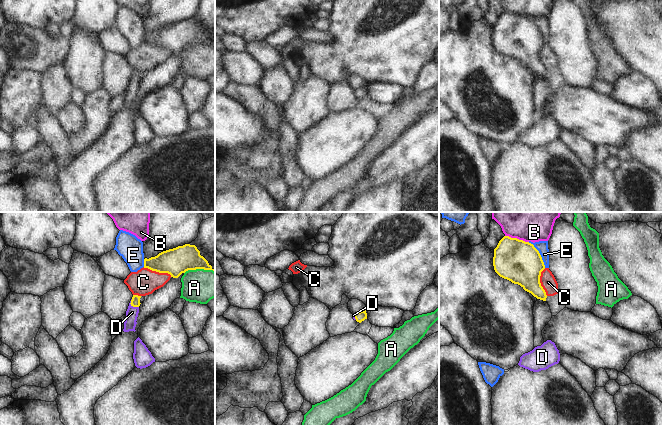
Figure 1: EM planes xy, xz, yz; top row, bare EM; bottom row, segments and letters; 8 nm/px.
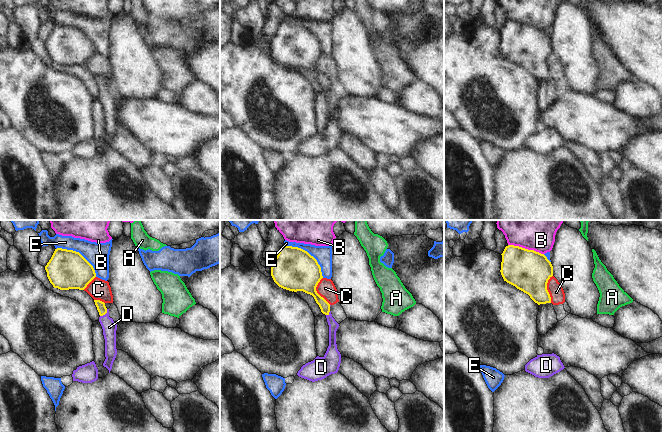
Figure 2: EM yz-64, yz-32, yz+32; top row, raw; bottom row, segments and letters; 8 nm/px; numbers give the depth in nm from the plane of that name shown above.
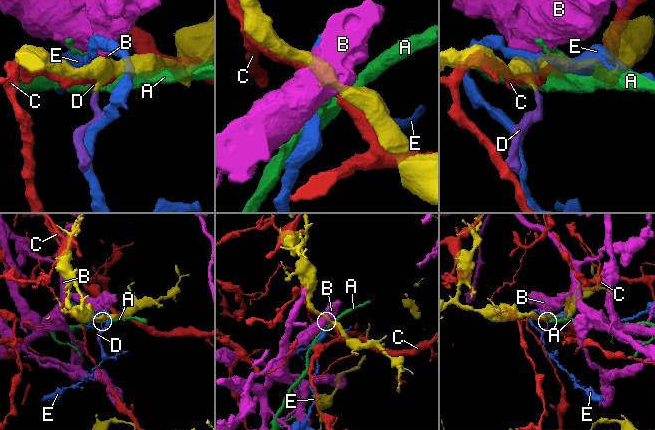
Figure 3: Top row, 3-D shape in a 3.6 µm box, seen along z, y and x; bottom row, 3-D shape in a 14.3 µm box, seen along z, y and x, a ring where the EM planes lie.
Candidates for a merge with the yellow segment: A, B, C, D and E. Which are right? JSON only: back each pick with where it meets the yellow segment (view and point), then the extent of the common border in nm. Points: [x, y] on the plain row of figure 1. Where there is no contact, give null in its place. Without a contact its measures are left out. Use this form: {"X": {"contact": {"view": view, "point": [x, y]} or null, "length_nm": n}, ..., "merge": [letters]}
{"D": {"contact": {"view": "xy", "point": [132, 81]}, "length_nm": 90}, "merge": ["D"]}

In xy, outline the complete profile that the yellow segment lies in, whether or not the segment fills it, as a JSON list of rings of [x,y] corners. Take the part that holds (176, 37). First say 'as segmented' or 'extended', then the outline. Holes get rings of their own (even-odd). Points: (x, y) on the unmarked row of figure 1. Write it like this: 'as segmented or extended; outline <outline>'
as segmented; outline [[[185,20],[159,29],[155,33],[144,35],[144,44],[159,49],[168,49],[178,54],[188,46],[213,46],[208,37],[200,31],[195,21]]]

